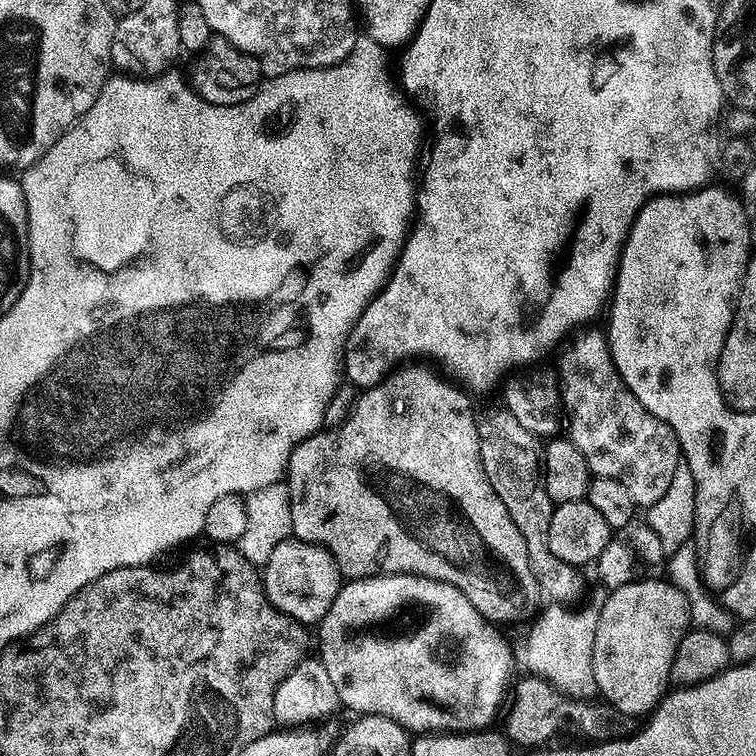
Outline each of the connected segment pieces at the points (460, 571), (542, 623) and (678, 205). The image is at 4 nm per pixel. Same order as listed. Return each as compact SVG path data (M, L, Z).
M405 363L405 364L404 364L404 365L403 365L403 366L400 366L400 367L404 367L404 366L405 366L405 368L400 368L400 369L398 369L398 370L397 370L397 372L392 372L392 373L390 373L390 374L389 374L389 376L387 376L387 375L385 375L385 376L384 376L384 377L383 377L383 379L381 379L381 381L380 381L380 383L378 383L378 384L374 384L374 385L372 385L372 387L371 387L371 388L369 388L369 389L367 389L367 390L364 390L364 391L361 391L361 392L360 392L360 393L359 393L359 395L357 395L357 398L356 398L356 402L355 402L355 404L354 404L354 405L353 405L353 407L352 407L352 410L351 410L351 412L350 412L350 413L349 413L349 415L348 415L348 416L347 416L347 417L346 417L346 419L345 419L345 420L344 420L344 422L343 422L343 424L342 424L342 425L341 425L341 426L340 426L340 427L339 427L339 428L334 428L334 429L331 429L331 430L321 430L321 431L318 431L318 432L315 432L315 433L314 433L314 434L313 434L313 436L311 436L311 437L310 437L310 438L306 438L306 439L305 439L305 440L303 440L303 441L302 441L302 443L301 443L301 444L299 444L299 446L298 446L298 447L296 447L296 448L295 448L295 450L293 450L293 452L292 452L292 453L291 453L291 454L290 454L290 462L289 462L289 463L288 463L288 470L287 470L287 473L286 473L286 483L287 483L287 486L288 486L288 489L289 489L289 490L290 490L290 518L291 518L291 519L292 519L292 536L293 536L293 537L295 537L295 539L298 539L298 540L305 540L305 542L306 542L306 543L308 543L308 544L316 544L316 545L317 545L317 546L318 546L318 547L320 547L320 548L325 548L325 550L327 550L327 552L329 552L329 553L330 553L330 554L331 554L331 555L332 555L332 557L333 557L333 558L334 558L334 562L335 562L335 563L336 563L336 564L337 564L337 566L338 566L338 567L339 567L339 568L340 568L340 574L341 574L341 577L344 577L344 578L351 578L351 579L354 579L354 580L365 580L365 578L367 578L367 576L383 576L383 575L385 575L385 574L387 574L387 575L390 575L390 576L425 576L425 577L426 577L426 578L430 578L430 579L431 579L431 580L437 580L437 581L438 581L438 582L446 582L446 583L447 583L447 584L449 584L449 585L450 585L450 586L454 586L454 587L455 587L455 588L457 588L457 589L458 589L458 590L462 590L462 594L466 594L466 598L470 598L470 602L471 602L471 603L472 603L472 604L473 604L473 606L474 606L474 607L475 607L475 608L476 608L476 609L478 609L478 611L480 611L480 612L481 612L481 614L482 614L482 615L483 615L483 616L484 616L484 618L485 618L485 620L487 620L487 621L489 621L489 622L495 622L495 620L516 620L516 619L518 619L518 618L519 618L519 616L520 616L520 615L522 615L522 614L523 614L523 612L528 612L528 611L530 611L530 610L531 610L531 608L532 608L532 607L534 607L534 606L535 606L535 604L536 604L536 599L538 599L538 598L539 598L539 599L541 599L541 596L542 596L542 589L541 589L541 587L540 587L540 584L539 584L539 583L538 583L538 582L537 582L537 580L536 580L536 579L535 579L535 578L534 578L534 574L533 574L533 573L532 573L532 566L533 566L533 565L532 565L532 564L531 564L531 562L529 562L529 561L528 561L528 555L527 555L527 554L526 554L526 542L522 542L522 534L518 534L518 528L517 528L517 527L516 527L516 526L514 526L514 522L513 522L513 521L512 521L512 519L511 519L511 518L510 518L510 514L509 514L509 513L508 513L508 511L507 511L507 510L506 510L506 506L502 506L502 498L498 498L498 494L494 494L494 486L490 486L490 482L489 482L489 481L488 481L488 479L487 479L487 478L486 478L486 470L485 470L485 469L484 469L484 467L483 467L483 466L482 466L482 458L481 458L481 457L480 457L480 439L479 439L479 438L478 438L478 430L477 430L477 429L476 429L476 421L477 421L477 419L478 419L478 416L477 416L477 413L475 413L475 414L474 414L474 413L472 413L472 404L471 404L471 402L470 402L470 401L468 401L468 396L467 396L467 394L466 394L466 393L464 393L464 392L459 392L459 390L458 390L458 389L456 389L456 388L455 388L455 386L454 386L454 385L452 385L452 384L451 384L451 382L450 382L450 381L448 381L448 380L443 380L443 378L442 378L442 377L440 377L440 376L439 376L439 374L438 374L438 373L436 373L436 372L435 372L435 370L434 370L434 369L432 369L432 368L427 368L427 366L426 366L426 365L424 365L424 364L408 364L408 365L407 365L407 364L408 364L408 363Z
M552 602L541 614L536 626L528 634L528 646L524 650L524 664L529 673L541 676L554 685L559 692L565 692L579 700L590 700L597 695L594 678L594 666L572 664L572 616L568 616L571 607L560 602Z
M705 186L683 194L661 194L652 197L640 207L640 213L634 218L632 228L628 231L628 237L623 248L620 249L620 262L616 265L616 279L612 286L610 307L607 309L608 324L606 323L606 335L608 337L608 349L614 358L614 366L626 382L626 386L662 422L670 426L674 435L678 435L680 428L684 428L684 420L680 416L688 416L688 420L700 420L704 412L716 412L716 408L722 402L721 388L692 388L692 352L700 352L700 372L708 372L712 380L719 380L716 371L719 368L719 356L722 354L723 344L726 342L728 331L731 328L734 313L734 305L740 294L741 284L744 280L744 272L747 270L749 257L753 255L752 228L748 219L748 211L744 208L743 199L724 188L712 188Z

